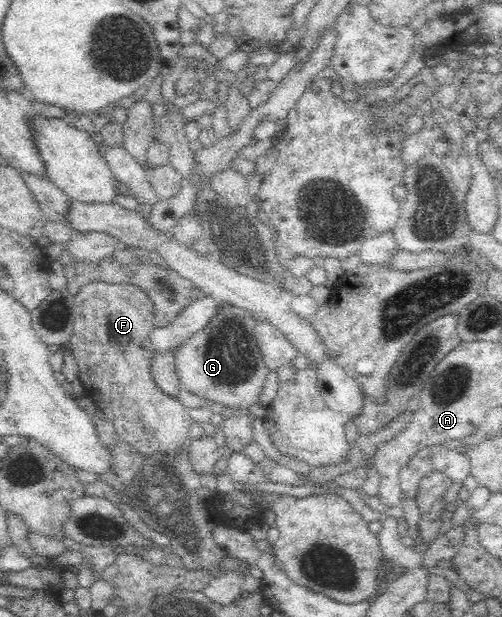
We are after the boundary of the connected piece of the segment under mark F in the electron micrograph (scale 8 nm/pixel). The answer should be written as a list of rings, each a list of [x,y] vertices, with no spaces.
[[[102,278],[90,282],[84,285],[79,292],[74,296],[74,305],[72,306],[72,312],[74,317],[74,327],[70,336],[71,352],[76,360],[78,369],[78,379],[83,384],[84,396],[89,398],[100,410],[103,415],[111,423],[117,432],[118,441],[125,443],[137,452],[142,453],[146,457],[161,453],[161,455],[175,455],[182,447],[186,446],[190,442],[189,437],[189,426],[192,420],[188,409],[186,409],[181,403],[178,397],[171,397],[164,394],[161,389],[155,385],[153,381],[153,375],[151,375],[151,363],[154,354],[148,348],[141,346],[142,342],[145,342],[146,338],[149,338],[149,333],[157,327],[154,322],[156,321],[156,315],[154,314],[154,304],[151,299],[147,296],[145,291],[141,290],[141,287],[137,287],[131,283],[107,283]]]

